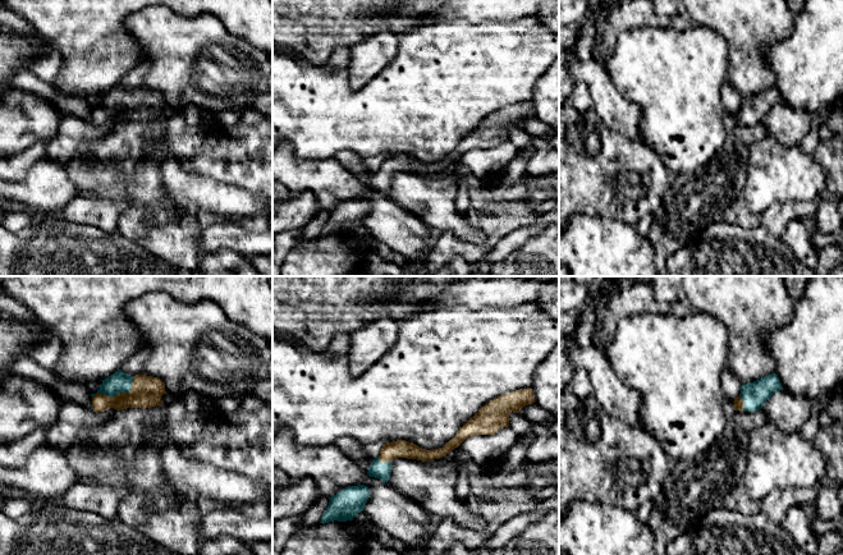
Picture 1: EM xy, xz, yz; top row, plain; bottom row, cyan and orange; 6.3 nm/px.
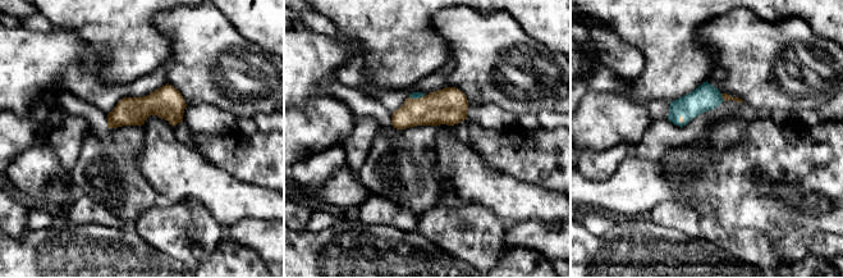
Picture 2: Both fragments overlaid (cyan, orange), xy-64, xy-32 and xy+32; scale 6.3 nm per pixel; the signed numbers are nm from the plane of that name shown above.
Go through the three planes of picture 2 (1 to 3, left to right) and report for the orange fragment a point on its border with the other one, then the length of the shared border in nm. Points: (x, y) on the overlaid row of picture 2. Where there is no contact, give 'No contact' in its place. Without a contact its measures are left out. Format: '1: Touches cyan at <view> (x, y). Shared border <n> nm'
1: No contact
2: Touches cyan at xy-32 (416, 98). Shared border 100 nm
3: Touches cyan at xy+32 (722, 98). Shared border 50 nm

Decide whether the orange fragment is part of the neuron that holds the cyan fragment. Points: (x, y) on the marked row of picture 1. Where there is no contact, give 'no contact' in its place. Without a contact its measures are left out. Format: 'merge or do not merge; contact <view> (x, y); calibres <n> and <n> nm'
merge; contact xy (118, 393); calibres 130 and 190 nm

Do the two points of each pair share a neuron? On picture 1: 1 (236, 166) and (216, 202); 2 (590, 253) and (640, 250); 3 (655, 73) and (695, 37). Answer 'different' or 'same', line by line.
1: different
2: same
3: same

